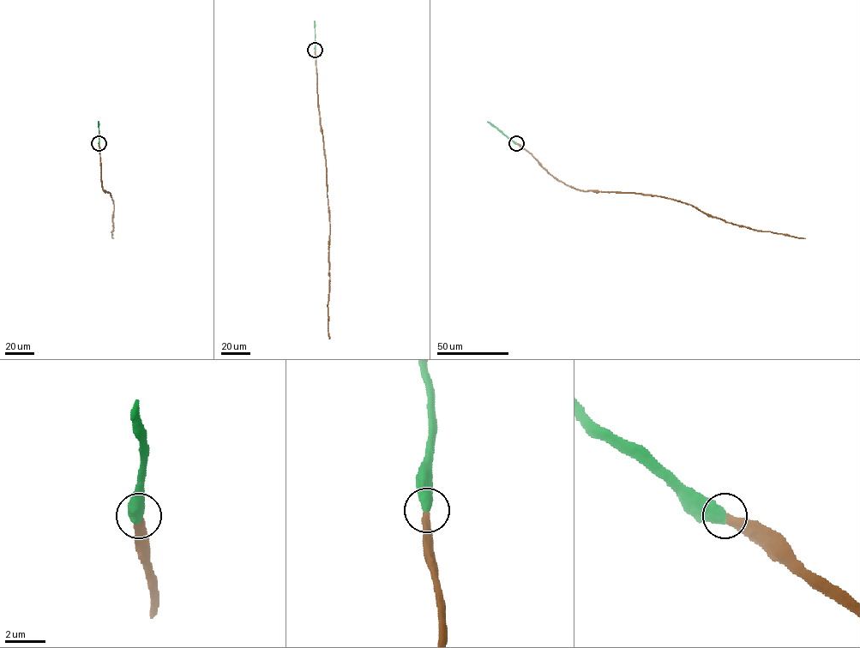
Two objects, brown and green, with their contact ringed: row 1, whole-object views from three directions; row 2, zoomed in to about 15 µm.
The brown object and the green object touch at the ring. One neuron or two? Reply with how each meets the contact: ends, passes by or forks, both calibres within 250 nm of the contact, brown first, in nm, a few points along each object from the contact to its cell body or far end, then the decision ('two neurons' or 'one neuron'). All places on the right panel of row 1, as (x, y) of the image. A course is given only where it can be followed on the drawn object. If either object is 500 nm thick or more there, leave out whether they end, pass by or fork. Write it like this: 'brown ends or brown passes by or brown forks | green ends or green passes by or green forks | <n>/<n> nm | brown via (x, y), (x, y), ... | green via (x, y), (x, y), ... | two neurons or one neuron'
400/600 nm | brown via (517, 143), (554, 176), (576, 188), (663, 196), (693, 205), (734, 224), (805, 238) | green via (516, 143), (487, 121) | one neuron

